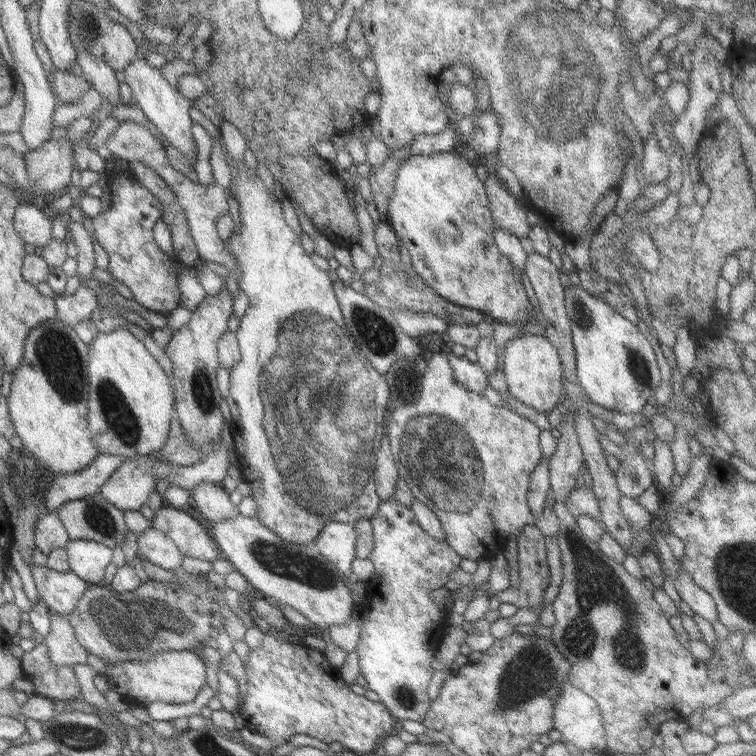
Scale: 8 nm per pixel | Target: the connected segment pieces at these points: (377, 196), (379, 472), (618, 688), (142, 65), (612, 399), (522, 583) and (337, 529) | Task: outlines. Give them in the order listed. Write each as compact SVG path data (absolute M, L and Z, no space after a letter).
M388 157L382 166L371 168L366 179L381 223L386 223L386 200L392 192L394 172L397 171L399 166L399 160Z
M383 433L381 446L374 452L373 480L374 490L380 500L389 499L395 490L398 474L388 447L387 437Z
M567 413L559 423L555 451L547 459L549 486L554 496L552 510L558 524L555 538L561 554L561 582L556 584L556 595L551 603L555 624L550 627L549 638L568 665L566 682L592 699L599 710L605 730L605 753L644 754L651 748L662 721L684 721L695 708L704 709L721 703L730 696L733 687L722 681L711 682L706 677L704 662L696 660L689 650L679 644L668 617L654 601L652 592L639 579L627 573L623 566L603 555L596 543L579 532L575 517L563 504L575 486L575 477L581 472L584 462L577 443L573 416L574 413Z
M141 56L135 58L129 66L125 67L123 74L124 82L131 90L132 103L143 112L147 122L151 122L155 126L165 141L181 156L186 157L189 164L194 165L196 147L190 132L191 118L187 113L192 107L192 101L186 99L177 89L171 88L161 75L159 68L149 66Z
M578 286L562 288L562 290L574 350L575 376L585 396L591 400L592 404L620 415L632 415L644 410L648 407L647 398L660 384L659 369L657 369L655 355L649 342L632 322L625 320L605 302L589 297L589 294Z
M533 524L523 526L516 539L519 584L496 592L493 597L517 609L536 610L543 601L543 591L552 585L544 536Z
M328 522L313 541L317 552L335 566L339 574L348 576L355 556L355 532L347 522Z

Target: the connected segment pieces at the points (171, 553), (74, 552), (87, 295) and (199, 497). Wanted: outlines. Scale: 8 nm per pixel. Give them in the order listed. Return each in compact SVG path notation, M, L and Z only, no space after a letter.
M151 527L143 530L136 538L136 544L136 554L159 568L171 571L181 564L179 549L159 530L153 530Z
M68 540L64 546L69 571L90 585L101 585L111 549L94 540Z
M79 286L74 294L69 296L57 294L52 297L54 302L55 320L65 326L73 326L76 322L88 319L97 306L95 293L86 286Z
M201 482L189 490L191 506L199 512L201 522L208 526L211 522L221 522L237 516L238 509L229 501L223 487L211 482Z

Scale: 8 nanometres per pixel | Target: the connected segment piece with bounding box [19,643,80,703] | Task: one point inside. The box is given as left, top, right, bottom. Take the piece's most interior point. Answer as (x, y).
(54, 683)

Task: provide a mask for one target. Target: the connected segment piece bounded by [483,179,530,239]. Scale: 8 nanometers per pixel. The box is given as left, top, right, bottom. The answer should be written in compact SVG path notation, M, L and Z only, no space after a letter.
M501 181L483 184L488 212L493 226L501 228L518 239L527 238L529 226L526 222L526 209L517 204L515 196L510 195Z

